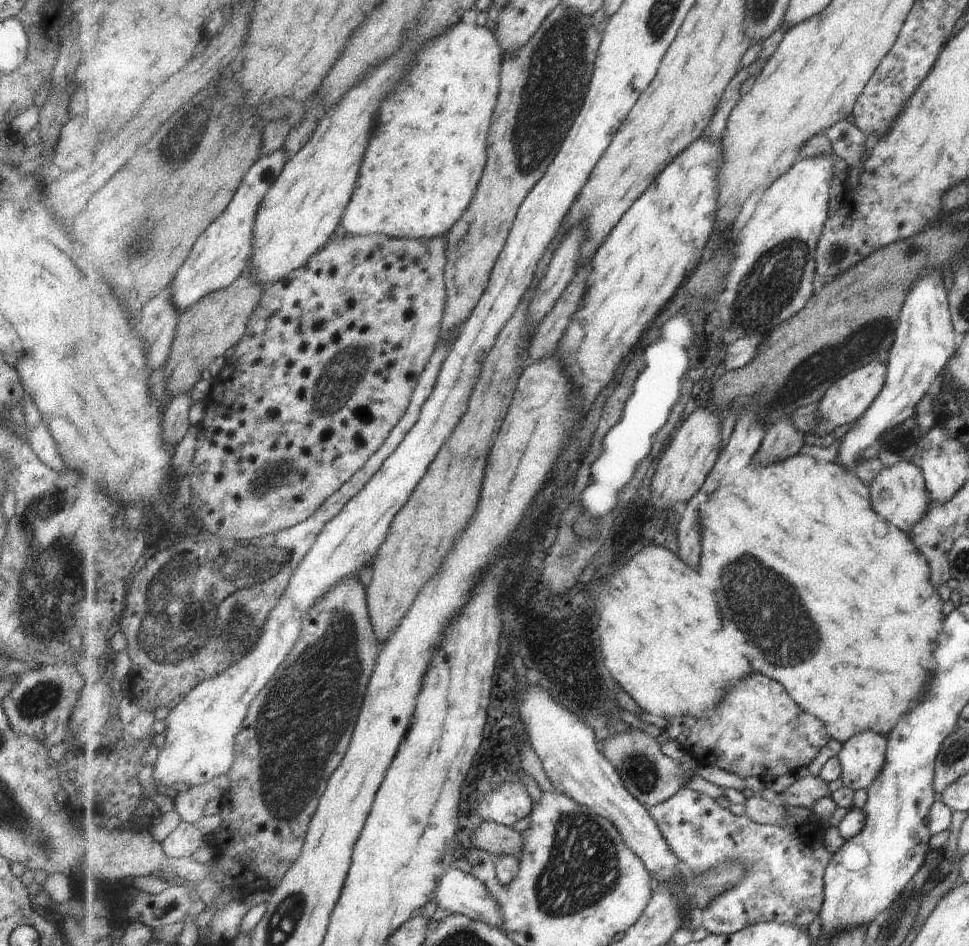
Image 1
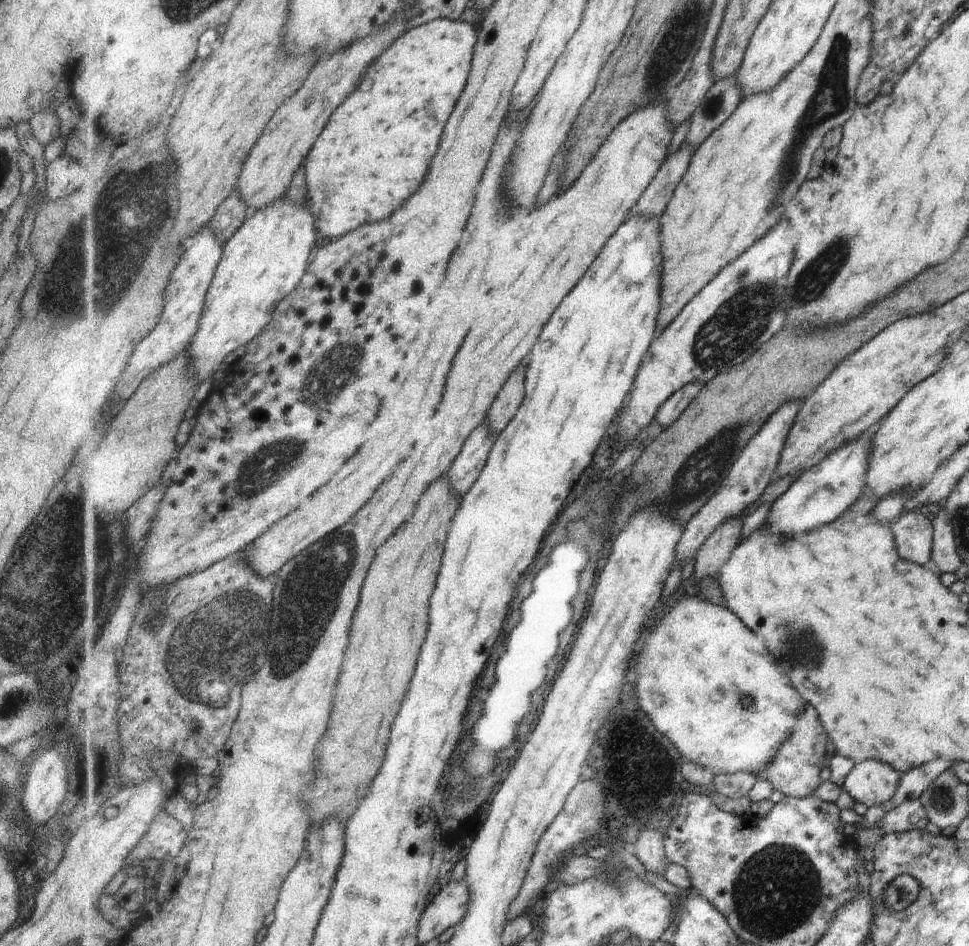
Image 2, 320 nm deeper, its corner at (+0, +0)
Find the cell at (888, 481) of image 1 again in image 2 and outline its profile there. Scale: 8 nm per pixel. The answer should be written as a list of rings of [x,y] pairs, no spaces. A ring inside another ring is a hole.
[[[918,511],[901,513],[889,524],[894,535],[894,543],[904,559],[925,566],[929,560],[929,550],[933,550],[931,524]]]

